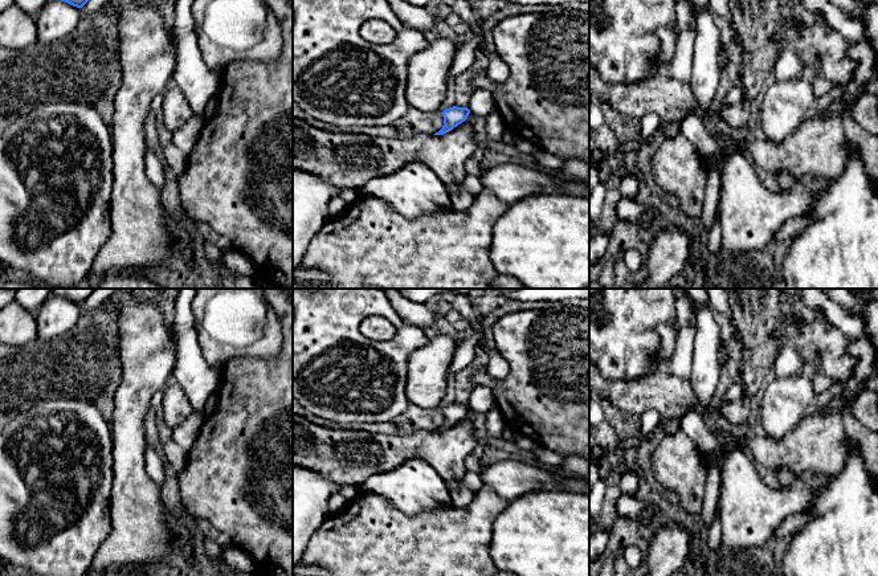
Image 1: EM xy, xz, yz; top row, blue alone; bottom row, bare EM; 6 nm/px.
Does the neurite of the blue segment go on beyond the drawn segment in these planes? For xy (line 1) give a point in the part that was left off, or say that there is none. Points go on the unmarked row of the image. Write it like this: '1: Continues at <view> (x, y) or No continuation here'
1: No continuation here

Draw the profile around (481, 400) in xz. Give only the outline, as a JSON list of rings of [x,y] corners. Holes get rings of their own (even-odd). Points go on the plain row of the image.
[[[485,385],[474,387],[467,405],[473,413],[487,414],[493,408],[495,408],[493,391]]]

